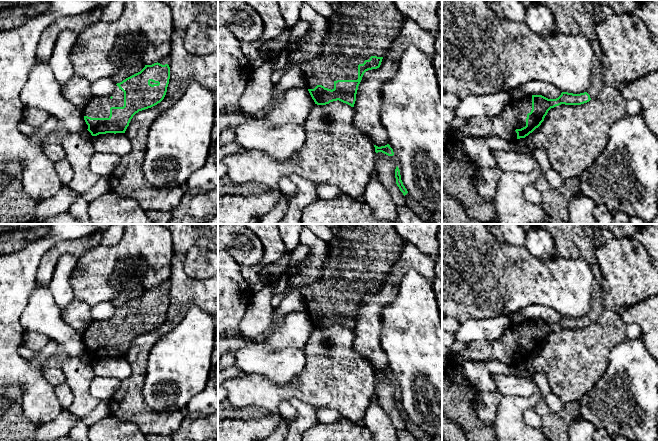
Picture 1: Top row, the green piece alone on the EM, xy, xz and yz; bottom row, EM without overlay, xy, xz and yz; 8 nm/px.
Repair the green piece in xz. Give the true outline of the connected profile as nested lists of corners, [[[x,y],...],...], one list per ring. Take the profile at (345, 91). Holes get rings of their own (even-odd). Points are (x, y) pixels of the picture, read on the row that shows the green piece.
[[[341,0],[339,8],[327,18],[321,52],[302,67],[315,104],[326,105],[339,100],[354,107],[364,73],[380,67],[404,21],[393,0]]]

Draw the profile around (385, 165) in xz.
[[[382,152],[376,153],[376,173],[379,181],[390,193],[395,205],[405,205],[405,196],[396,184],[395,169],[398,166],[394,156],[388,156]]]

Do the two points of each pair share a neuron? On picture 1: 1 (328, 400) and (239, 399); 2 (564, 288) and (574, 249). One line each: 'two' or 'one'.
1: one
2: two

